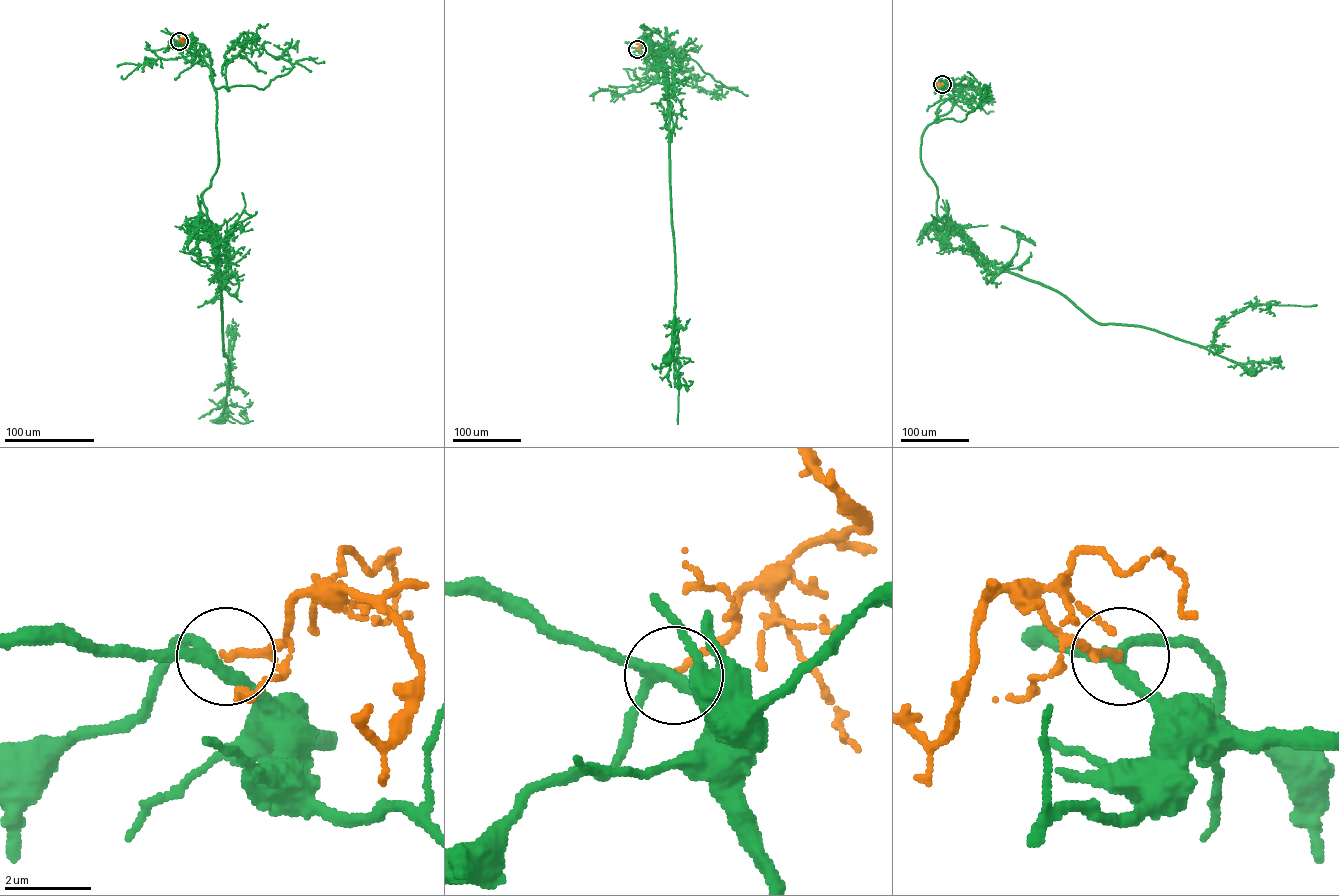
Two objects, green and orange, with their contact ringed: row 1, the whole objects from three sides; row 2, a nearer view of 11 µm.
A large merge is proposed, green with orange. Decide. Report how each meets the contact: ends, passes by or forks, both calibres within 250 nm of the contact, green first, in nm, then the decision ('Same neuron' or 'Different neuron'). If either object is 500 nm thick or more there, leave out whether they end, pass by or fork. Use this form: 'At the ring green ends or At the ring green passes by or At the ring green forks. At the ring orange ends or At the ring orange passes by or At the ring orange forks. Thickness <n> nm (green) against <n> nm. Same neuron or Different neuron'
At the ring green forks. At the ring orange ends. Thickness 260 nm (green) against 160 nm. Different neuron

